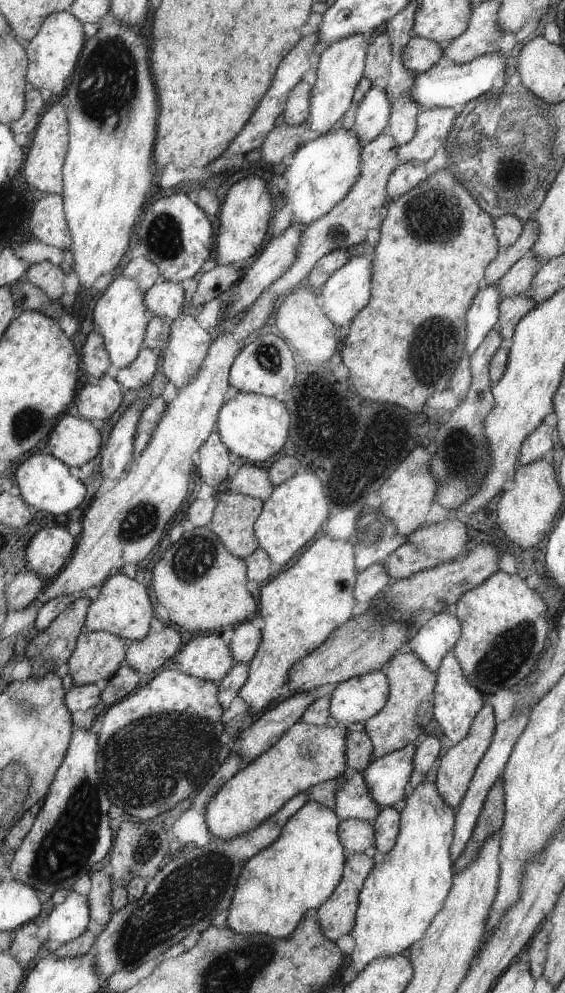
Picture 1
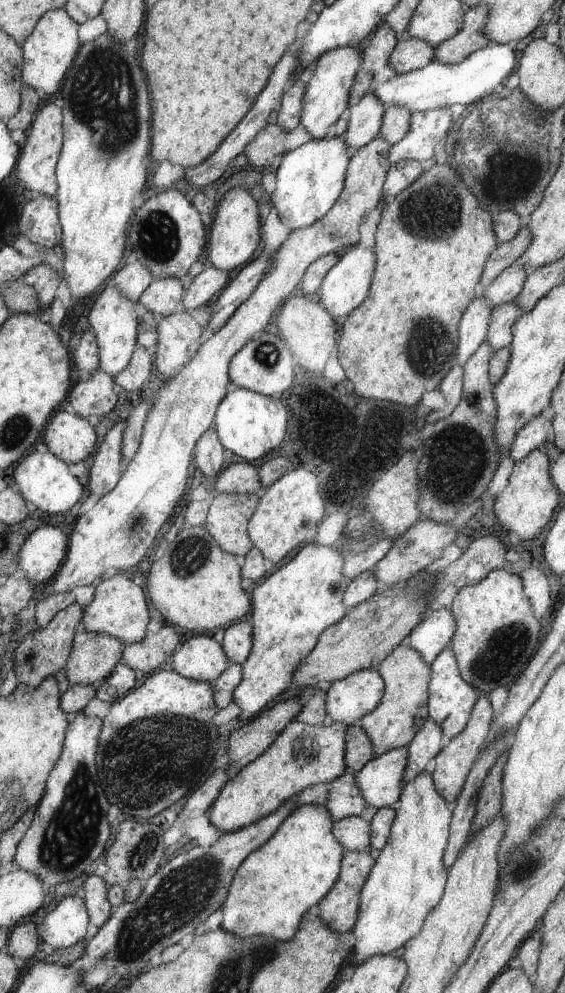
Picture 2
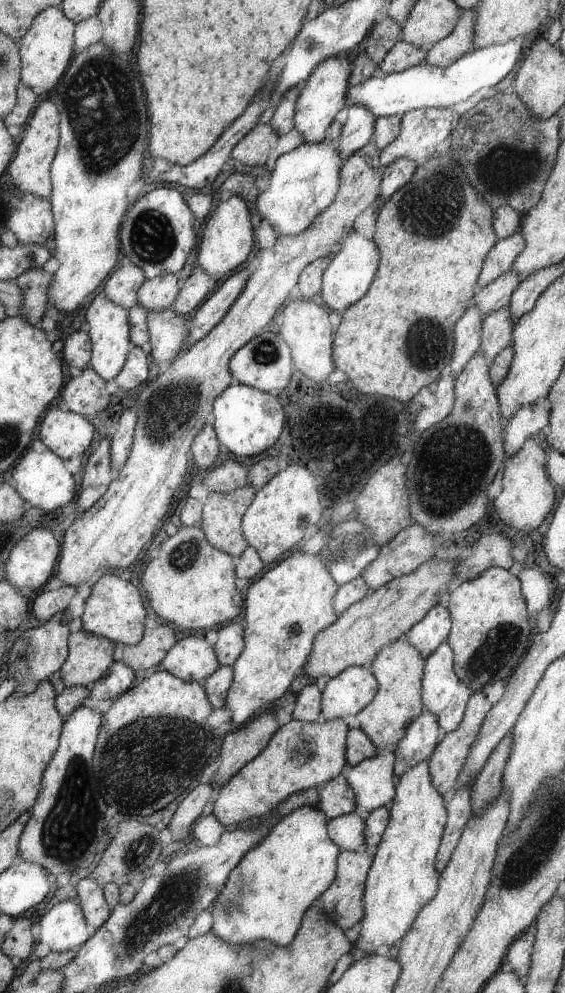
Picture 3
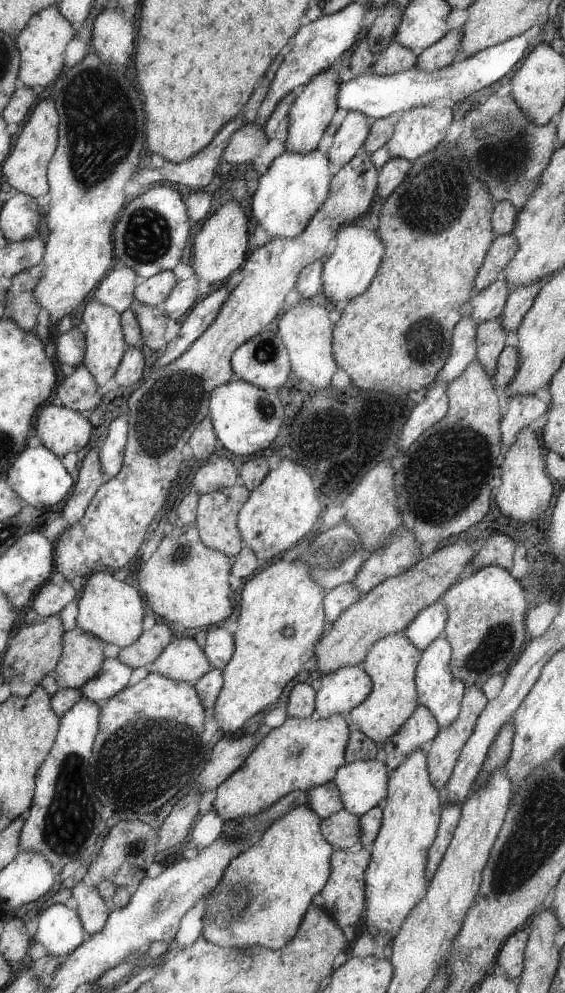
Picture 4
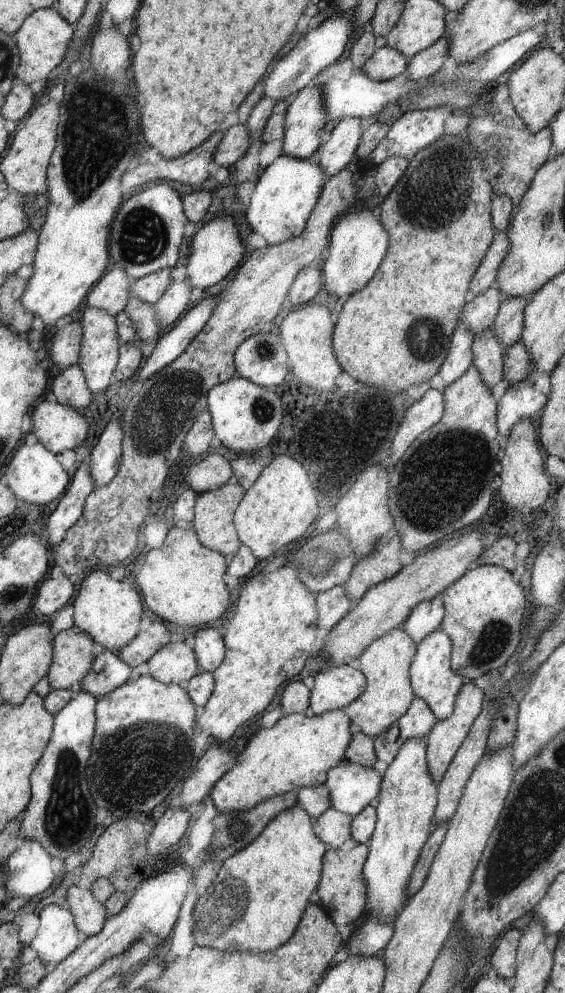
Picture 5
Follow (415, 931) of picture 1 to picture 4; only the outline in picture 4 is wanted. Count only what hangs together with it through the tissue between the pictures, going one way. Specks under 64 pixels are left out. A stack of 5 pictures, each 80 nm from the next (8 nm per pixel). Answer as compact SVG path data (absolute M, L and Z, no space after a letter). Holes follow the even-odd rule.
M416 749L407 756L407 760L396 771L391 772L386 806L383 809L382 826L372 844L372 860L365 872L365 919L367 930L372 935L389 935L394 938L405 920L409 918L414 907L421 902L429 890L427 863L430 848L437 840L438 820L443 806L438 798L438 791L430 782L427 769L426 750Z

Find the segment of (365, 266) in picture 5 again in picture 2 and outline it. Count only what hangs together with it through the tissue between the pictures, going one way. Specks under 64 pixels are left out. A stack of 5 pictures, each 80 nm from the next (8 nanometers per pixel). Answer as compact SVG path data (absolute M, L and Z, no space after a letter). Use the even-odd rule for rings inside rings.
M355 244L348 252L339 258L334 268L325 276L320 289L320 303L334 320L344 320L356 311L369 298L369 288L372 286L373 274L377 266L377 257L372 249L364 244Z

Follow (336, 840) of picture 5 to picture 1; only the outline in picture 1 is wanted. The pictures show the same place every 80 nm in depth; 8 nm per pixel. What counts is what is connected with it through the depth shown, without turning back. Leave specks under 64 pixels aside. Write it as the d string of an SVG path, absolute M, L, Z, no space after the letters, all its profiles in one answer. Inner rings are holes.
M358 819L341 820L340 837L348 855L368 852L370 856L374 850L374 829L369 822Z

